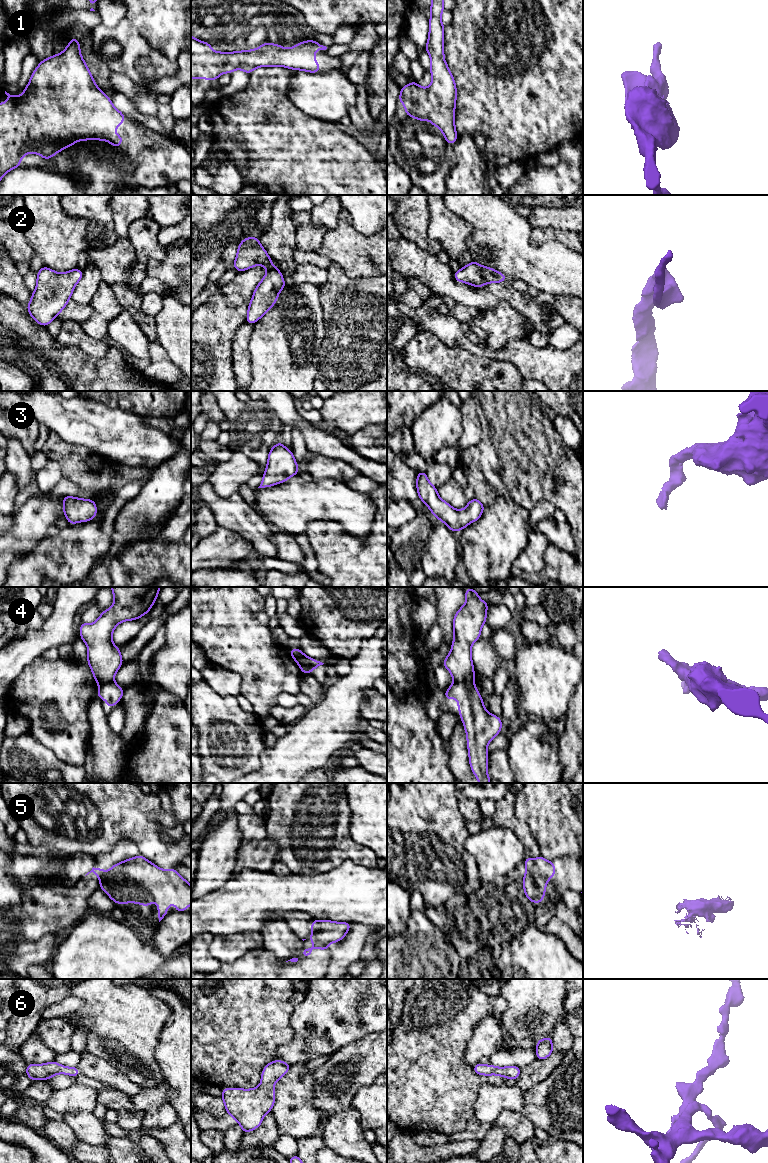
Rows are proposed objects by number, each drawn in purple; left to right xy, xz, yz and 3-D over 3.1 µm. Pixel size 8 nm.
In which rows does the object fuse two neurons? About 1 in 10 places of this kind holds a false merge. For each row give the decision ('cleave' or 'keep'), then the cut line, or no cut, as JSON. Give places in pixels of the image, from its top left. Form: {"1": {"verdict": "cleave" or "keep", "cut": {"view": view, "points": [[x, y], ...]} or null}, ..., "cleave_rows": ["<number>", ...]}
{"1": {"verdict": "keep", "cut": null}, "2": {"verdict": "keep", "cut": null}, "3": {"verdict": "keep", "cut": null}, "4": {"verdict": "keep", "cut": null}, "5": {"verdict": "keep", "cut": null}, "6": {"verdict": "keep", "cut": null}, "cleave_rows": []}

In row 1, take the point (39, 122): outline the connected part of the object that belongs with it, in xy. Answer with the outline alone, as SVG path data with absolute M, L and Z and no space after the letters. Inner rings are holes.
M76 37L71 38L62 53L54 54L39 63L21 97L10 95L6 91L5 94L8 101L0 104L0 180L5 173L21 166L22 157L28 153L39 154L46 161L79 140L104 140L109 141L112 147L122 146L122 135L113 133L124 123L126 116L115 108L110 98L97 87L81 56L80 43Z

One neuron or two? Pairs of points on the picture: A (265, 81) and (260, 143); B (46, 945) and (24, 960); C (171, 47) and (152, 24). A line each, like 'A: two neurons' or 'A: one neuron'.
A: one neuron
B: one neuron
C: one neuron

